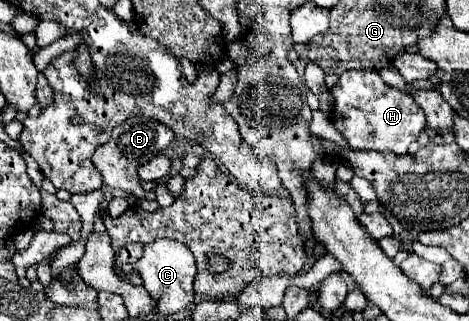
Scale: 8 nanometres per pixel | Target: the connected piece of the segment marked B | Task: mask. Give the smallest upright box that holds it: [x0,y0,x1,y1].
[93,116,173,198]

